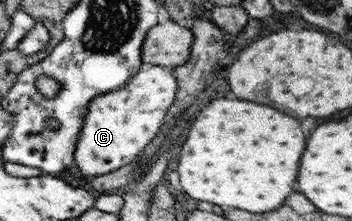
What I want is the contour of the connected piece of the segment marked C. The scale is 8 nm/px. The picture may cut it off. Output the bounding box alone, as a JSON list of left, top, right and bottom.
[75,65,177,177]

